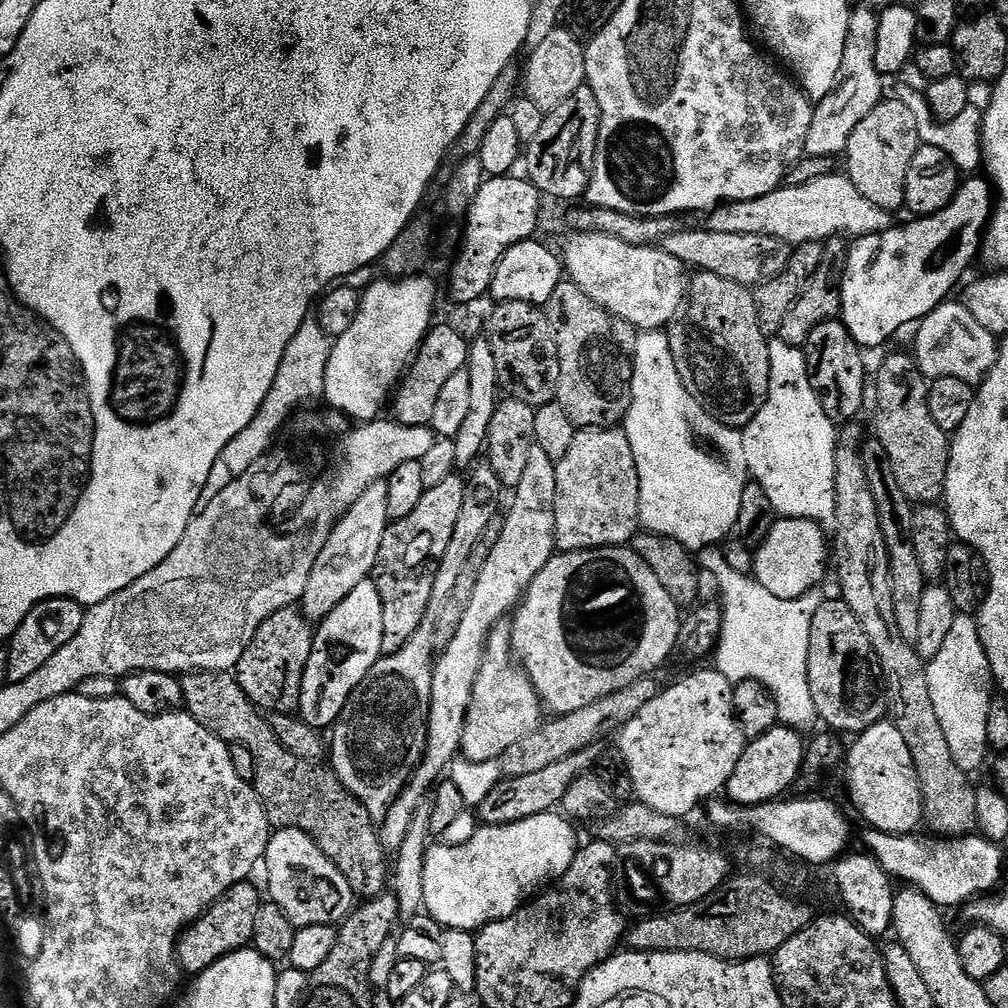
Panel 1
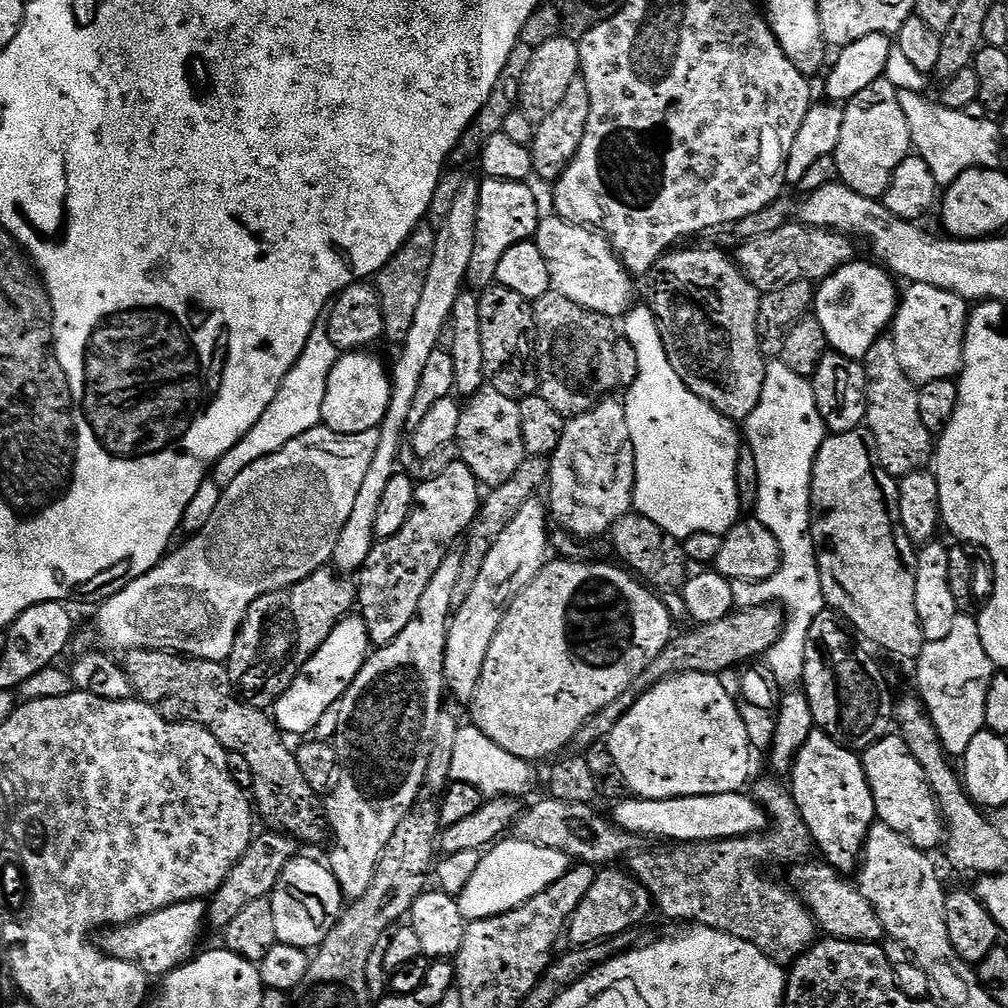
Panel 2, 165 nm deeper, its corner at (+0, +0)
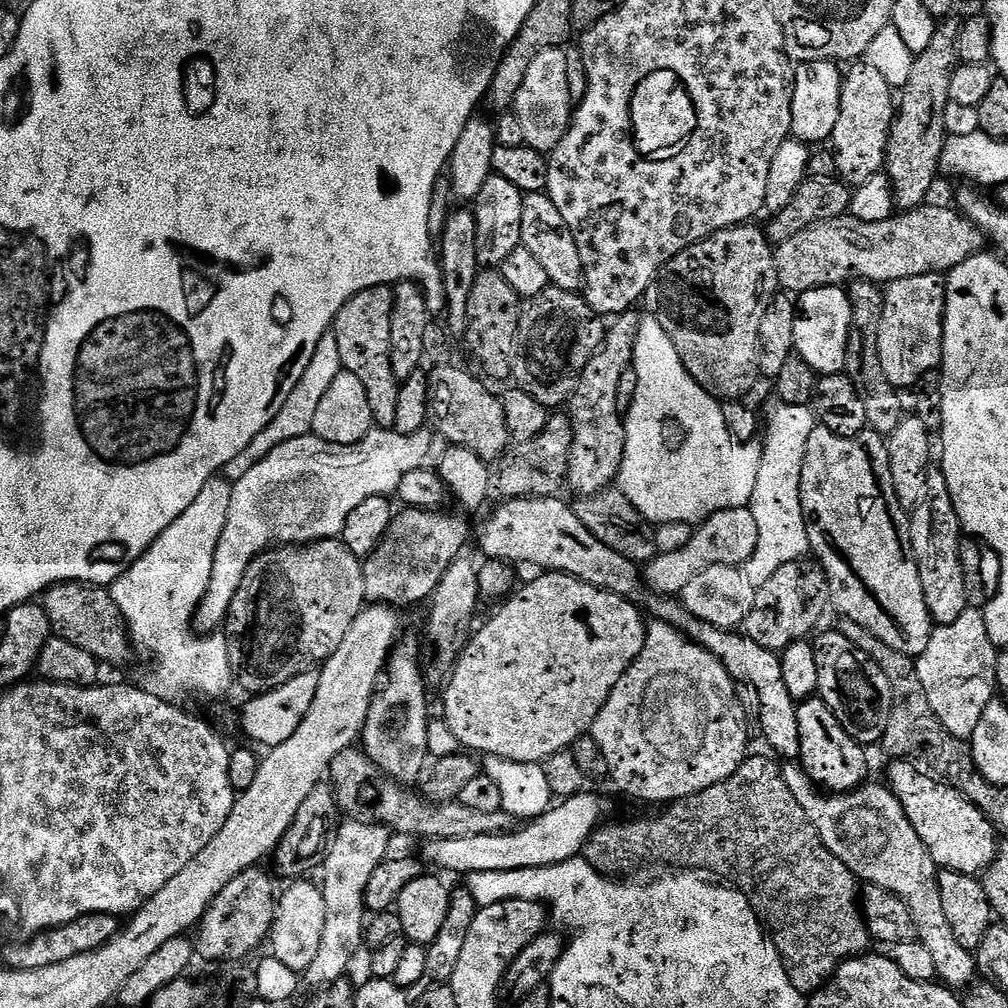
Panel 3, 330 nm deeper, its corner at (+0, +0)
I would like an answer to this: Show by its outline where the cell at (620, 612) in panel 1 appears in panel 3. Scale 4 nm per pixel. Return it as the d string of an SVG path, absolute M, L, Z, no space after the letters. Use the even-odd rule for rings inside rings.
M544 572L537 576L540 577L537 580L530 581L525 588L517 587L501 603L505 604L481 628L479 625L473 631L472 639L464 647L460 657L456 659L450 675L443 685L445 688L442 719L447 724L450 734L454 734L457 745L469 753L477 754L476 752L480 752L481 757L497 756L503 760L518 762L519 764L540 764L554 754L571 749L572 743L591 729L592 723L598 718L598 714L602 710L602 706L606 704L606 698L610 696L614 686L622 678L622 674L626 674L626 670L632 668L638 654L642 652L646 620L641 609L632 601L627 600L625 596L602 590L598 586L590 586L578 578L568 576L565 572Z

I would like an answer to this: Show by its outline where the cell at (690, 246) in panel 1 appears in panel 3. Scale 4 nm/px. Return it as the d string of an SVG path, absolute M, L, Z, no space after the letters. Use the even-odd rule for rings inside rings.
M932 203L901 211L886 222L862 222L850 214L830 218L802 230L802 234L794 234L794 238L786 238L786 242L774 248L777 285L788 294L809 292L812 288L835 288L857 280L870 280L874 284L887 286L902 278L947 274L954 266L966 262L966 258L985 251L984 231L973 220L955 207L939 208Z

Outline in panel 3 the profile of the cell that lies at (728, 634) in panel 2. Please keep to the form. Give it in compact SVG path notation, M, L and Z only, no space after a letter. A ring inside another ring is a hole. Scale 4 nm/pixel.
M796 560L793 564L774 570L774 574L763 577L759 584L760 589L755 589L751 608L742 625L744 635L749 636L758 646L779 654L817 631L816 623L829 599L828 581L815 563Z

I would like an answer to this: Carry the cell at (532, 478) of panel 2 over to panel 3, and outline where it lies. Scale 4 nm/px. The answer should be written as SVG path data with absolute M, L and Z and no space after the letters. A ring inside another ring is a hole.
M549 415L546 428L536 438L530 438L530 442L512 444L508 451L495 461L492 472L492 492L500 495L501 501L517 500L523 496L560 496L568 479L568 463L570 462L570 450L572 449L572 422L567 415Z

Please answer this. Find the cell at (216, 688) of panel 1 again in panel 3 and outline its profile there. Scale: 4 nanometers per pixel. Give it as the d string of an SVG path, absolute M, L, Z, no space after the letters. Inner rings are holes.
M54 584L42 596L42 607L50 620L52 636L60 636L66 642L86 650L101 665L124 664L134 653L128 638L128 629L120 617L118 606L107 587L95 584Z

